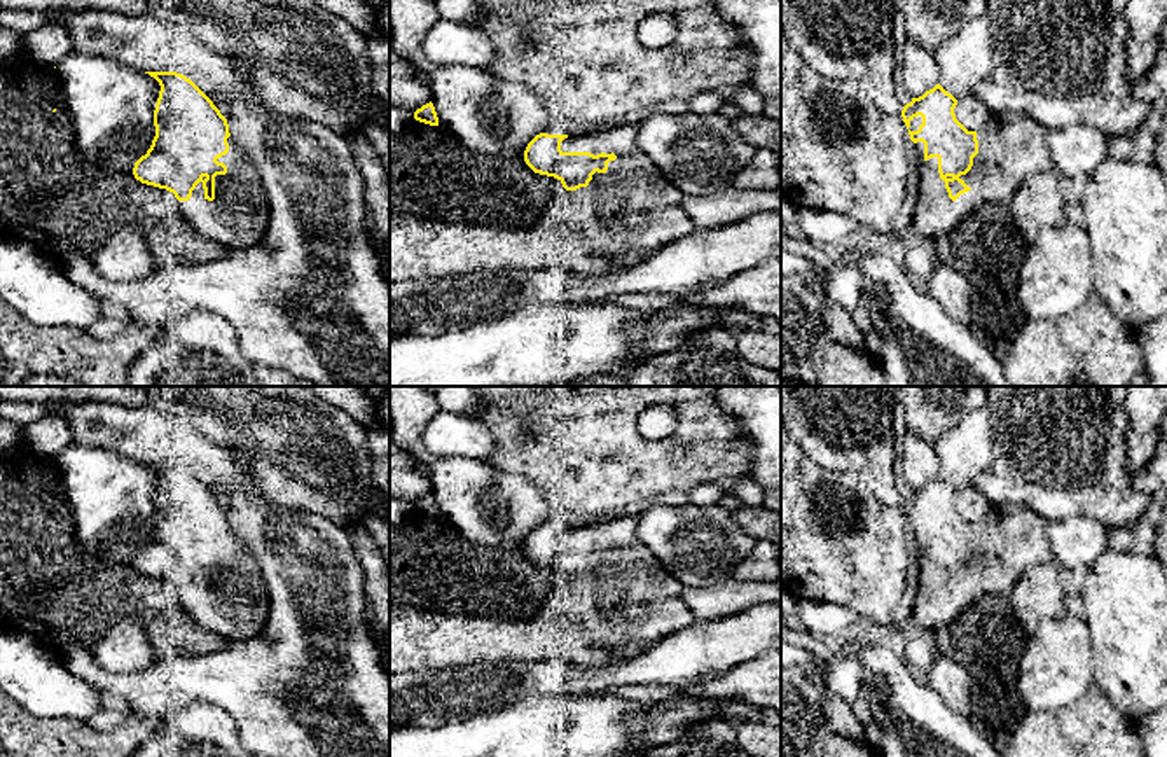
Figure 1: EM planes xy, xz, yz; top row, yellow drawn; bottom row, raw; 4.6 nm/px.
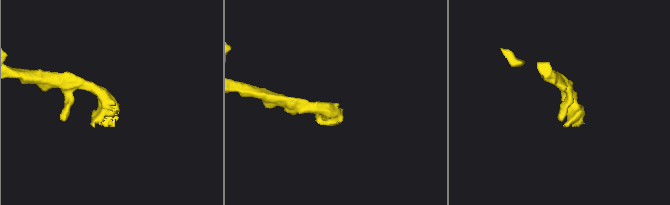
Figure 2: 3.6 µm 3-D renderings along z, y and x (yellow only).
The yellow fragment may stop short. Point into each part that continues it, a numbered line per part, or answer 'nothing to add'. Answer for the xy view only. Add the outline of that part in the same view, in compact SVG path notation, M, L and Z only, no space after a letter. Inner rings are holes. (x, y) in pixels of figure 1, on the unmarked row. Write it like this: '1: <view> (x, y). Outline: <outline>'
1: xy (238, 609). Outline: M232 528L227 530L229 544L218 549L227 558L225 566L215 568L215 591L204 589L203 573L196 577L189 593L178 593L185 612L204 629L225 642L246 640L262 631L269 617L269 594L253 556Z

